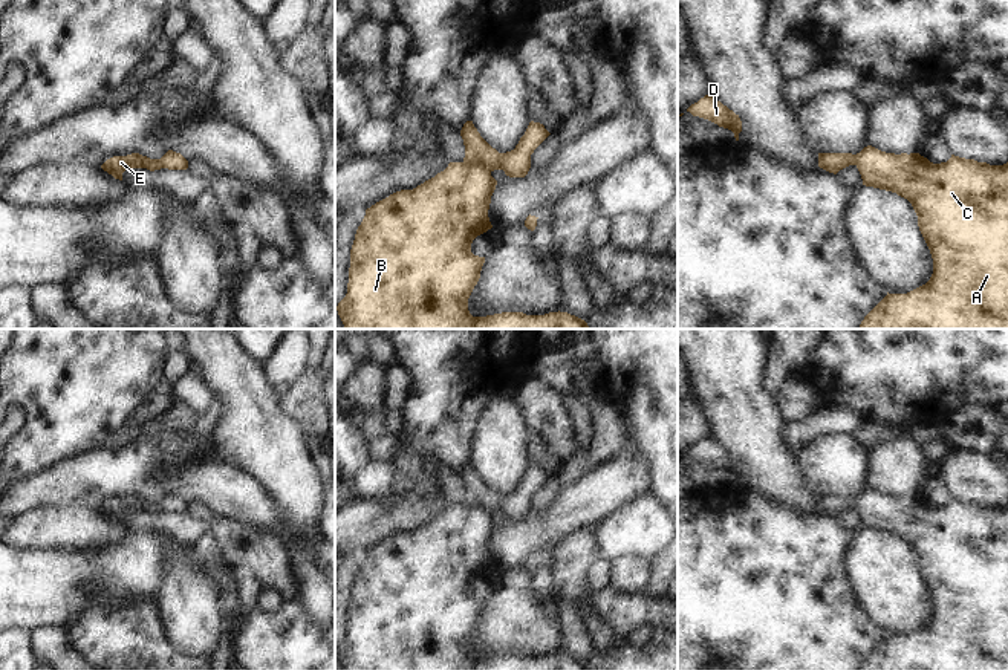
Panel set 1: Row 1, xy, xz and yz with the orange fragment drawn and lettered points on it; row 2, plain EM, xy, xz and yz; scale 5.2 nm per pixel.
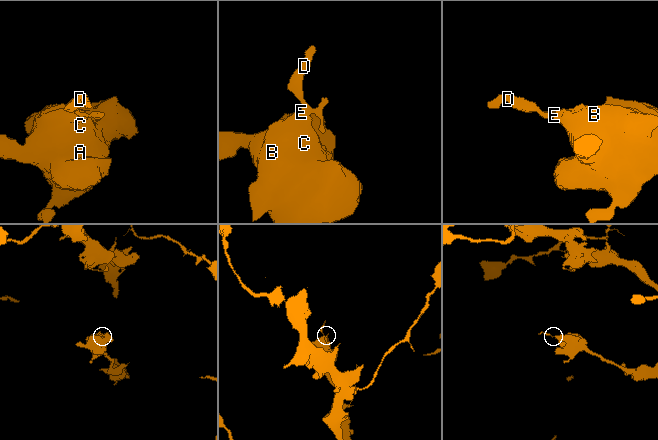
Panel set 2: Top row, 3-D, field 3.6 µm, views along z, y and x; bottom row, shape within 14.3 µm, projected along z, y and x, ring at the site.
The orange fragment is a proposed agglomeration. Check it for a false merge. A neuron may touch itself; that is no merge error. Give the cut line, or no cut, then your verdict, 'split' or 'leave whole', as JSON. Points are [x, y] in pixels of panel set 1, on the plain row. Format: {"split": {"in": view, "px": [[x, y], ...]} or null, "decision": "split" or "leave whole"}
{"split": {"in": "xz", "px": [[464, 504], [473, 508], [484, 508], [490, 514]]}, "decision": "split"}

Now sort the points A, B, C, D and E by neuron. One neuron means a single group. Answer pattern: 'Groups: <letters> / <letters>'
Groups: A B C E / D

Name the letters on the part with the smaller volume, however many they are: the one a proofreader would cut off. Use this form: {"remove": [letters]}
{"remove": ["D"]}

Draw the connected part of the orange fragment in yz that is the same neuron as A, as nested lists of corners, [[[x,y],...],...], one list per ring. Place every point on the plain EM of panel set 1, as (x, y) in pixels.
[[[867,488],[857,496],[857,511],[861,517],[863,528],[896,535],[912,546],[918,558],[919,574],[933,601],[933,616],[925,627],[907,636],[887,635],[887,638],[864,659],[860,670],[1008,670],[1008,505],[1003,508],[990,508],[987,505],[951,497],[947,505],[933,506],[919,496],[895,497]]]

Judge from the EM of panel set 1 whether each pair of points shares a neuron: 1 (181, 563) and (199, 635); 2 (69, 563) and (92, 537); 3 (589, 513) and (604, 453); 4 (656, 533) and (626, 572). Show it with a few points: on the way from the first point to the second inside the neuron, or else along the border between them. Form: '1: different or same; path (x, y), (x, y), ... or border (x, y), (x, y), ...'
1: same; path (187, 582), (193, 617)
2: different; border (117, 543), (100, 551), (45, 549)
3: different; border (630, 438), (627, 445), (614, 458), (595, 465)
4: different; border (650, 559), (620, 557), (611, 562)

